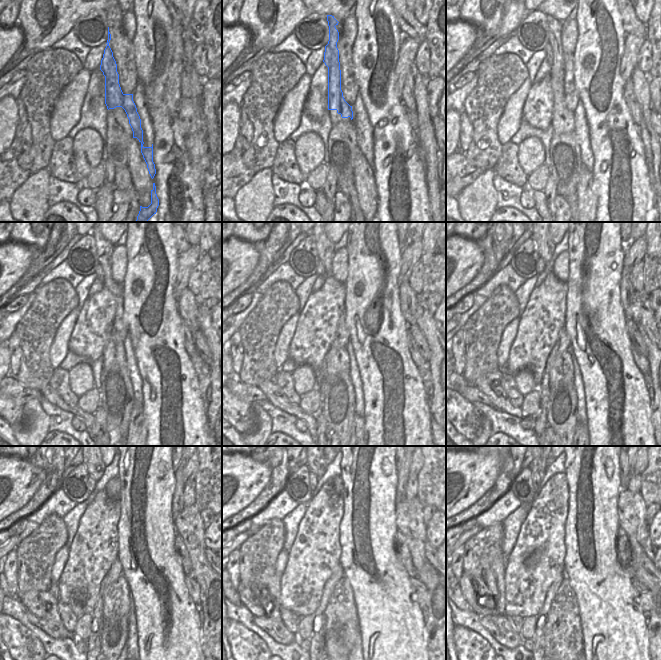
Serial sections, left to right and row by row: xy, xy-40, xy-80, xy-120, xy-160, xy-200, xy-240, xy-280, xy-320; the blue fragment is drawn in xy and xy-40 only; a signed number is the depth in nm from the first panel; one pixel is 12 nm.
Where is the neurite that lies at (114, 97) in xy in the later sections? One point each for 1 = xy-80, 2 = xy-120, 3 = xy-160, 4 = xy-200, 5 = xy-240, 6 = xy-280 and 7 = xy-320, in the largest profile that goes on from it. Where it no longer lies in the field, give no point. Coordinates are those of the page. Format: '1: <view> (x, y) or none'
1: xy-80 (554, 50)
2: xy-120 (104, 248)
3: xy-160 (325, 248)
4: xy-200 (544, 243)
5: xy-240 (95, 466)
6: xy-280 (319, 466)
7: xy-320 (541, 466)

